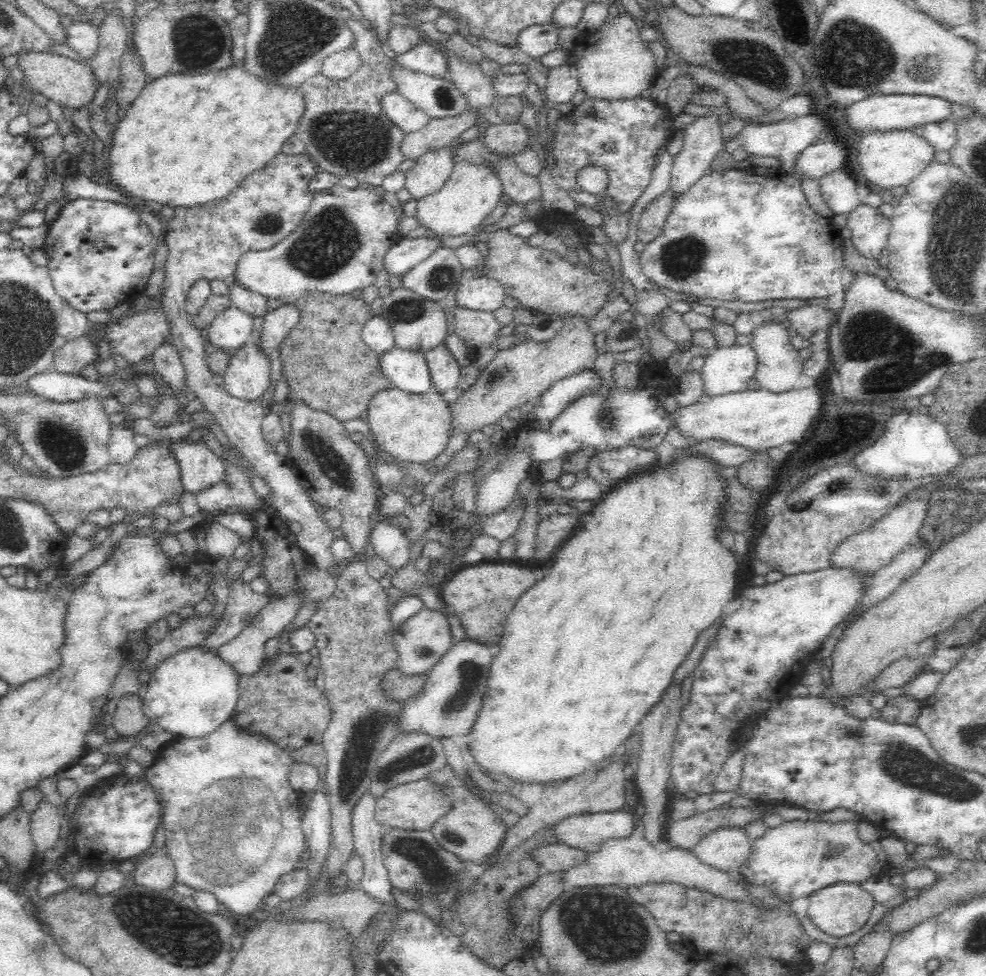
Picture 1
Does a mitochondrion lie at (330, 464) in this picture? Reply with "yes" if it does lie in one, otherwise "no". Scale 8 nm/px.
yes

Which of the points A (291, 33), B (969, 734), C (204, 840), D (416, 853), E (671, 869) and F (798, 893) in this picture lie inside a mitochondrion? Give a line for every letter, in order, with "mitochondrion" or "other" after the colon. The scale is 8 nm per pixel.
A: mitochondrion
B: mitochondrion
C: other
D: mitochondrion
E: other
F: other

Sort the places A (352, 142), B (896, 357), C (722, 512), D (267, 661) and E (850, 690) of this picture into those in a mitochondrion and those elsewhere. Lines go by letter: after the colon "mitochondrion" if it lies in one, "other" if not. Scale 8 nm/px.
A: mitochondrion
B: mitochondrion
C: other
D: other
E: other

